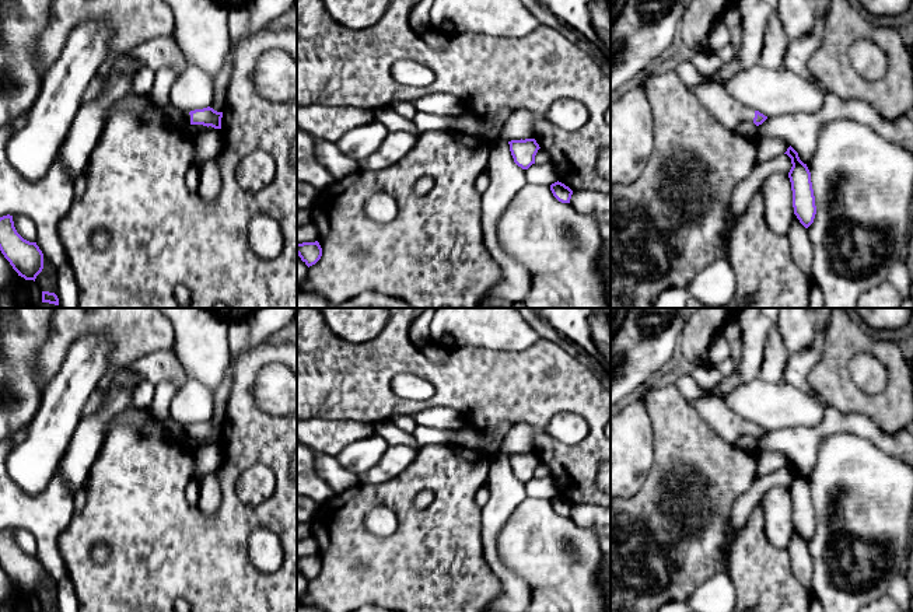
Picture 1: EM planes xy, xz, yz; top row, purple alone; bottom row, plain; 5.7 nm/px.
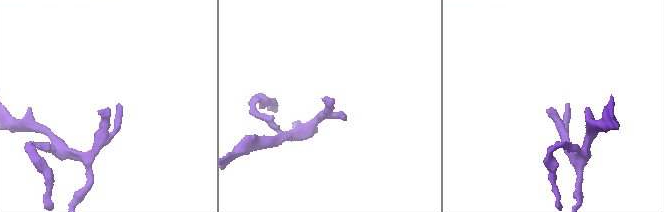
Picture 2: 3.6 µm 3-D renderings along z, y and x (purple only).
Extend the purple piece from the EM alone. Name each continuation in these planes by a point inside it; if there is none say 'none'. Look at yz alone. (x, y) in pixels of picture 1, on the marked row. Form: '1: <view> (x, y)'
1: yz (730, 112)

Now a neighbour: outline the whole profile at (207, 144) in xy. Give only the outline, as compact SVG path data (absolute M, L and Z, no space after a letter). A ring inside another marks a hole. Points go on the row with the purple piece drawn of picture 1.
M213 129L199 136L193 136L193 143L196 148L196 162L202 165L203 162L218 155L223 147L223 137L220 129Z

